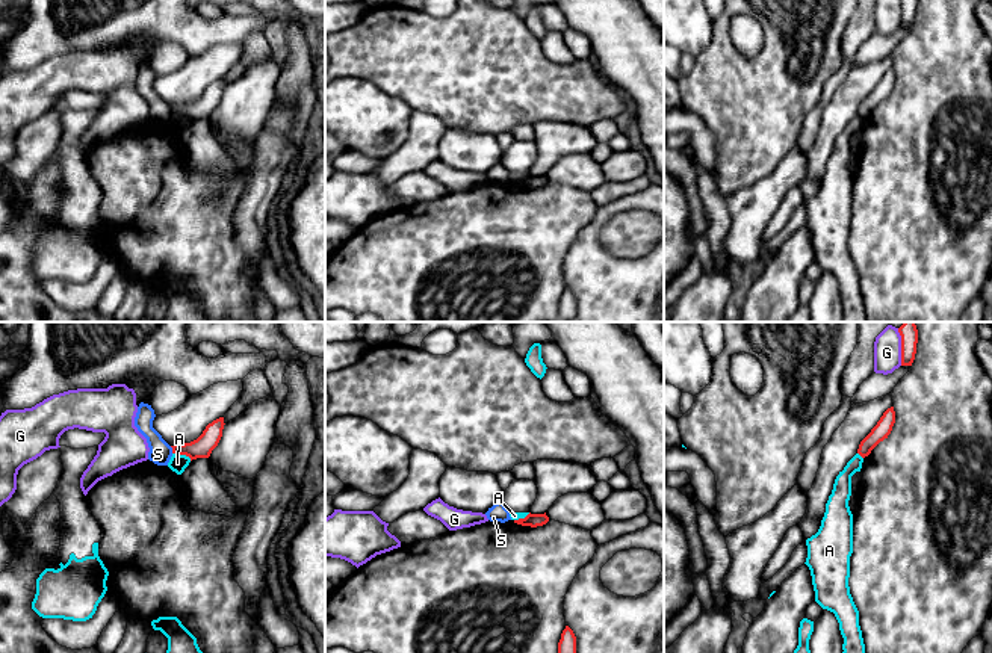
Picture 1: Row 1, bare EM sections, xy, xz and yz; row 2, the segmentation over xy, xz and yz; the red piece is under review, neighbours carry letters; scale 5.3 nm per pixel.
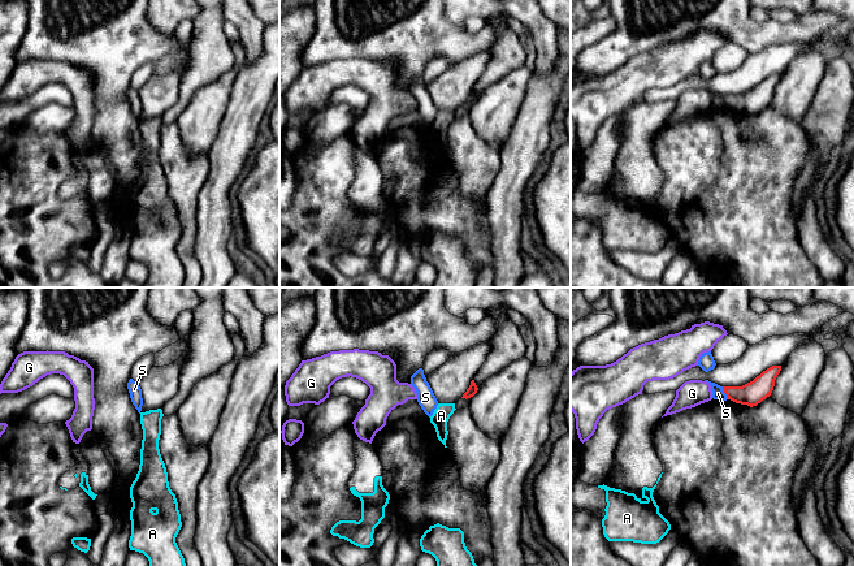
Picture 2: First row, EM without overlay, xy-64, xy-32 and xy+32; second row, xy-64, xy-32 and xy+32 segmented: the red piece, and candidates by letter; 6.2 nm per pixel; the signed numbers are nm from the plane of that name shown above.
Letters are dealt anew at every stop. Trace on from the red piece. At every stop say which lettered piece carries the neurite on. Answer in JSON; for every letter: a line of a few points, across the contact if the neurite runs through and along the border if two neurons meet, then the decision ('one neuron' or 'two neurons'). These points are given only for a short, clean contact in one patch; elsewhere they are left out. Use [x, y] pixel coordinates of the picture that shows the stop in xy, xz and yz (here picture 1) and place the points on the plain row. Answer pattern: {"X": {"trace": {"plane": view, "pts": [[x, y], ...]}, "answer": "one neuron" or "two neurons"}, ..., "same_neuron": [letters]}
{"A": {"trace": {"plane": "xy", "pts": [[173, 114], [183, 115], [191, 121]]}, "answer": "two neurons"}, "G": {"answer": "two neurons"}, "S": {"answer": "two neurons"}, "same_neuron": []}

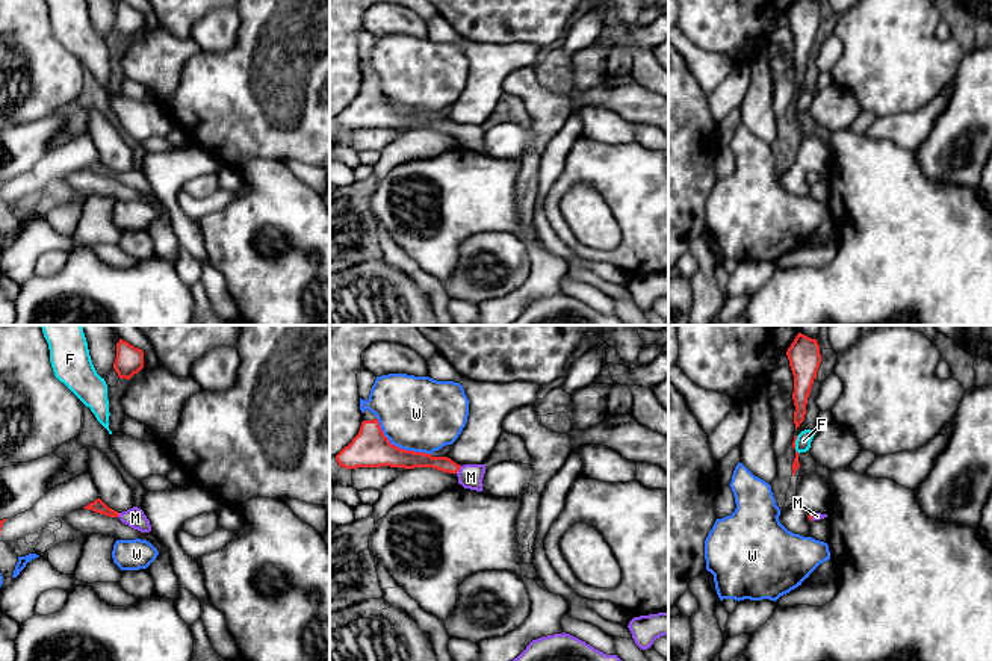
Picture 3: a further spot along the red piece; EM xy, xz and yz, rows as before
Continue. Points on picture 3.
{"F": {"answer": "two neurons"}, "M": {"trace": {"plane": "xz", "pts": [[413, 120], [437, 123], [458, 130], [471, 138]]}, "answer": "one neuron"}, "W": {"answer": "two neurons"}, "same_neuron": ["M"]}

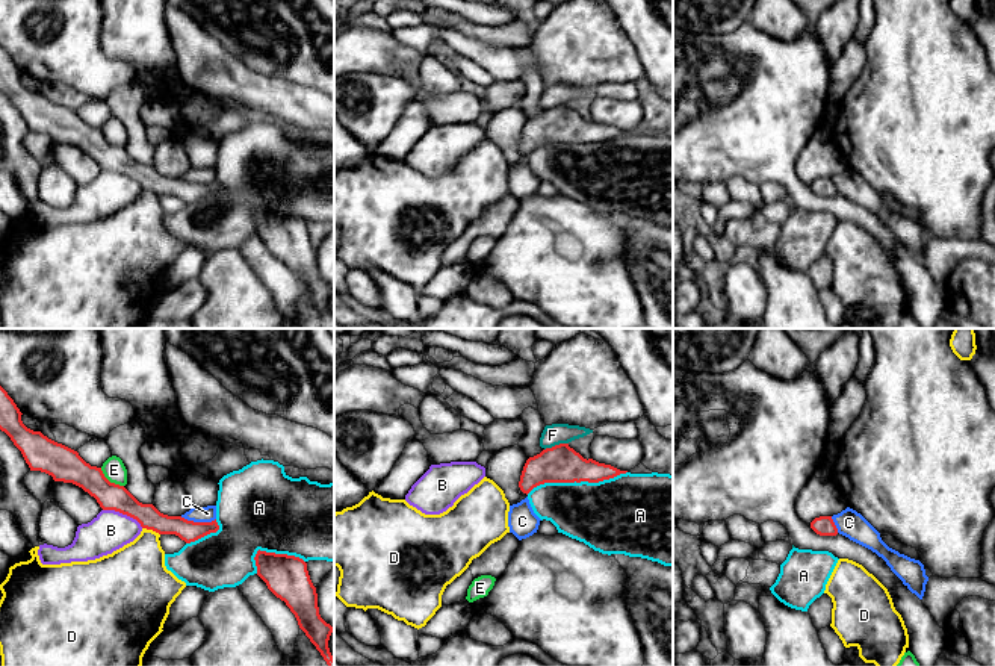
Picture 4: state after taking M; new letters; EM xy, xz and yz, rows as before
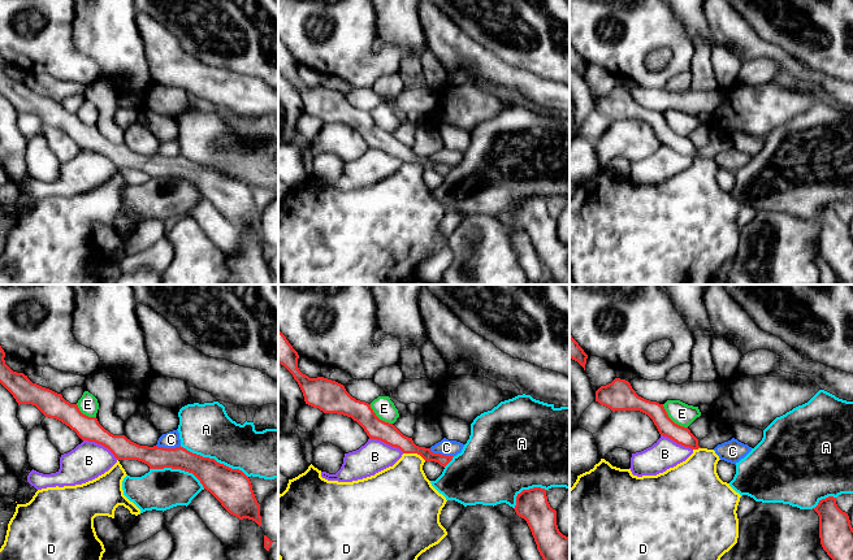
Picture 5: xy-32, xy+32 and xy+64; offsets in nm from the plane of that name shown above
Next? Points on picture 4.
{"A": {"answer": "two neurons"}, "B": {"trace": {"plane": "xy", "pts": [[103, 170], [126, 174], [142, 188]]}, "answer": "two neurons"}, "C": {"trace": {"plane": "xy", "pts": [[180, 177], [189, 182], [215, 180]]}, "answer": "two neurons"}, "D": {"trace": {"plane": "xy", "pts": [[142, 188], [151, 189], [159, 196]]}, "answer": "two neurons"}, "E": {"trace": {"plane": "xy", "pts": [[100, 129], [111, 143], [123, 147]]}, "answer": "two neurons"}, "F": {"trace": {"plane": "xz", "pts": [[567, 103], [560, 103], [545, 111]]}, "answer": "two neurons"}, "same_neuron": []}

